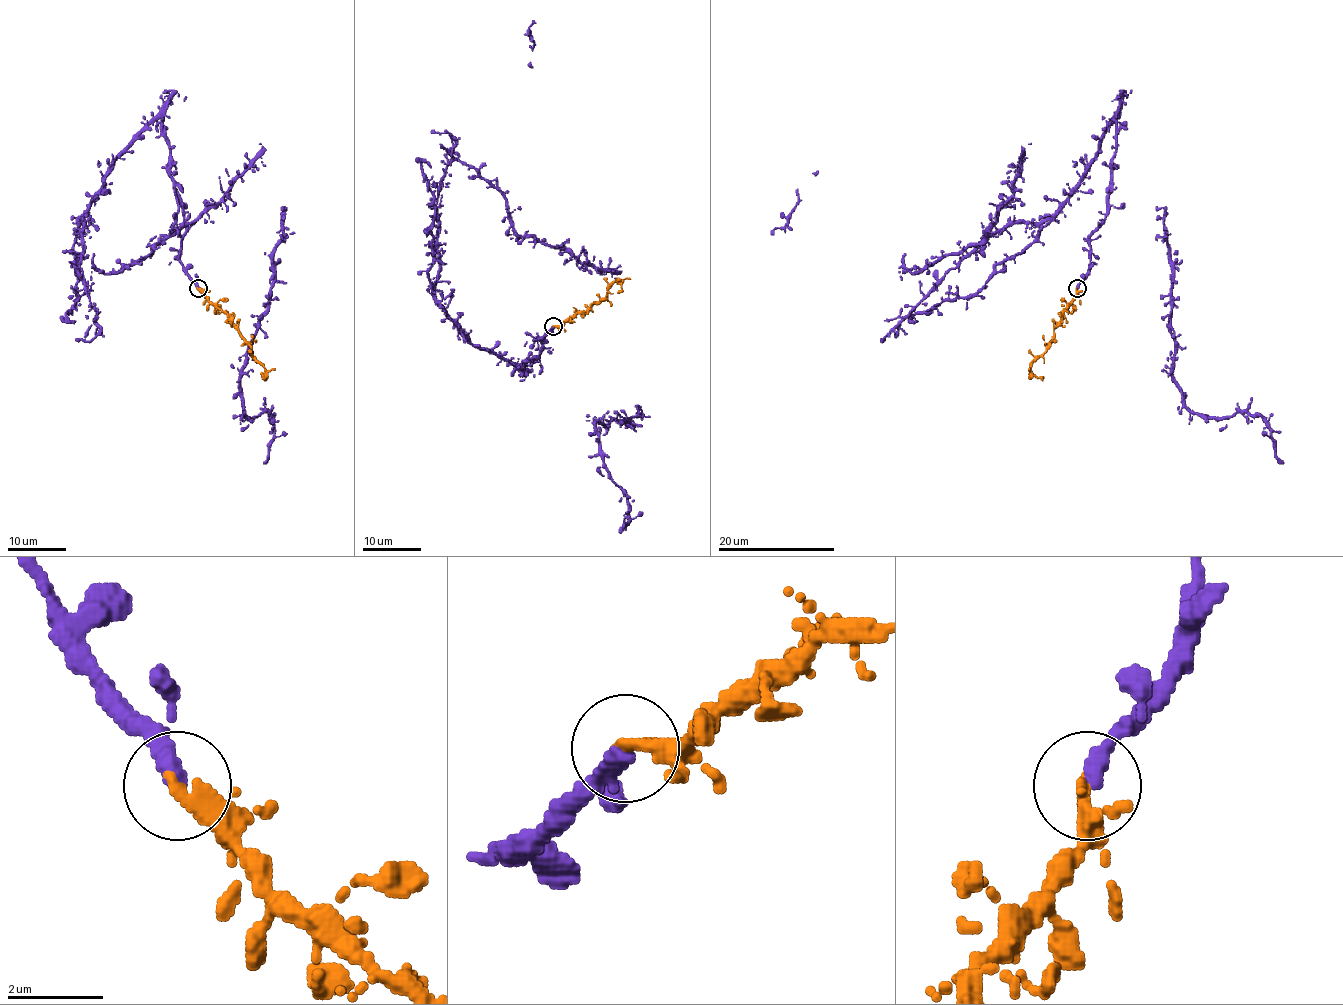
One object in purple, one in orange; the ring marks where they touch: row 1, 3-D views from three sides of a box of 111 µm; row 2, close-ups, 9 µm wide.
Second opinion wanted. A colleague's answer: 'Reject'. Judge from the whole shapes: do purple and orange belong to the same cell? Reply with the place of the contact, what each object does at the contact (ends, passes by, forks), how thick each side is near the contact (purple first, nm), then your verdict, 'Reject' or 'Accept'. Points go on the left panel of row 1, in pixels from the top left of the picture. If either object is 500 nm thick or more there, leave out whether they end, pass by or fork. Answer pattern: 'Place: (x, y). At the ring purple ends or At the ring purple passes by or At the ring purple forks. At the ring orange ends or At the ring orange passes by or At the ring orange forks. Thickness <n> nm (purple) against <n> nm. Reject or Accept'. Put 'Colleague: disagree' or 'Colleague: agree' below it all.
Place: (198, 288). At the ring purple ends. At the ring orange passes by. Thickness 380 nm (purple) against 280 nm. Accept
Colleague: disagree

